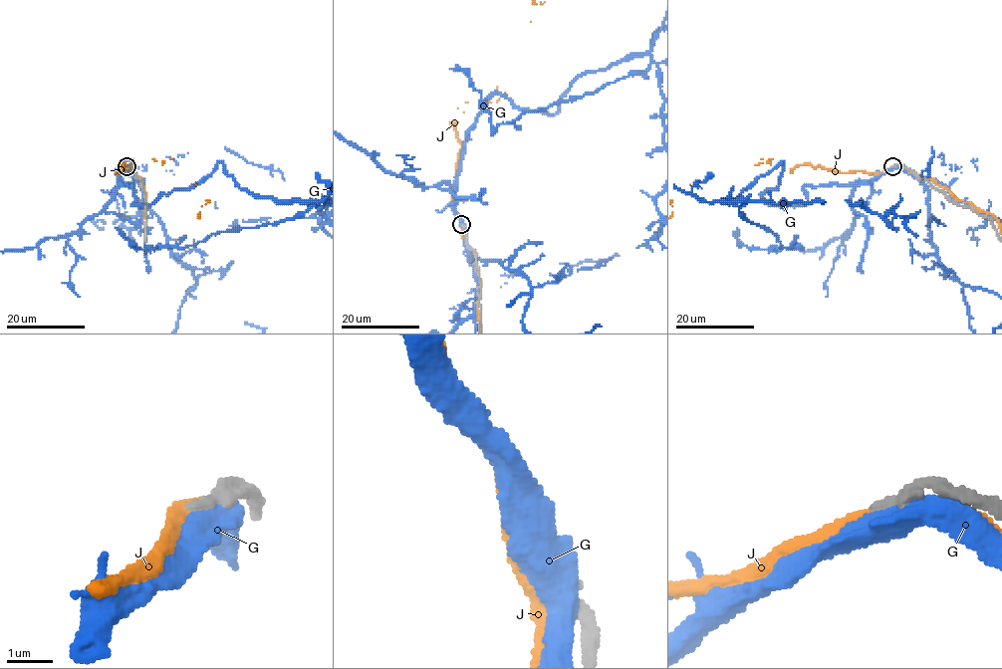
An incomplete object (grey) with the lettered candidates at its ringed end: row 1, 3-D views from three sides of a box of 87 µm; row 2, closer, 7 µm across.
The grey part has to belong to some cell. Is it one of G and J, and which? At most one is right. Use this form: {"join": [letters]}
{"join": []}

